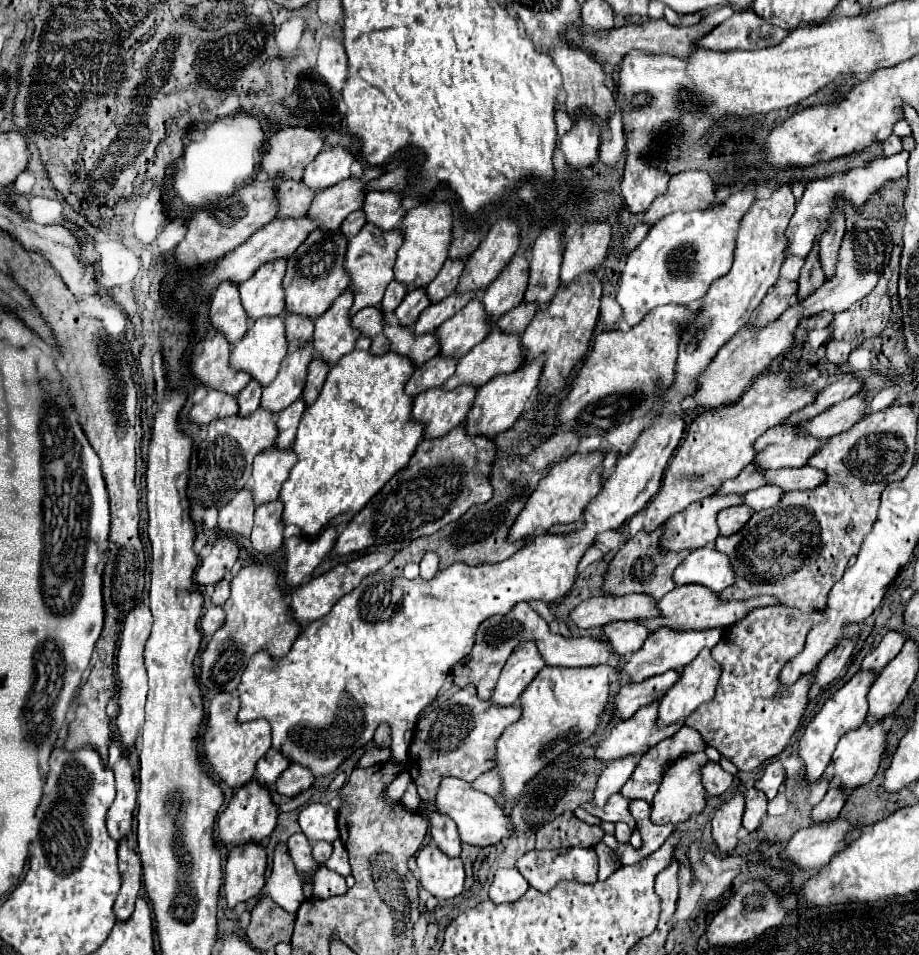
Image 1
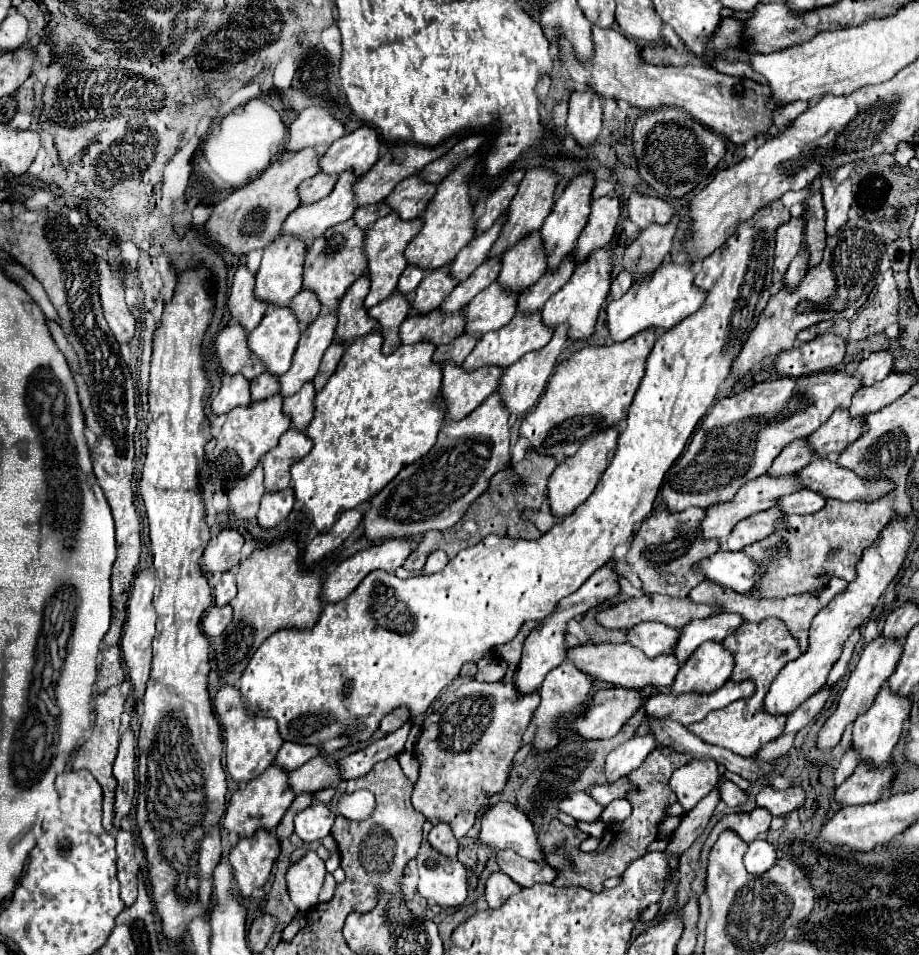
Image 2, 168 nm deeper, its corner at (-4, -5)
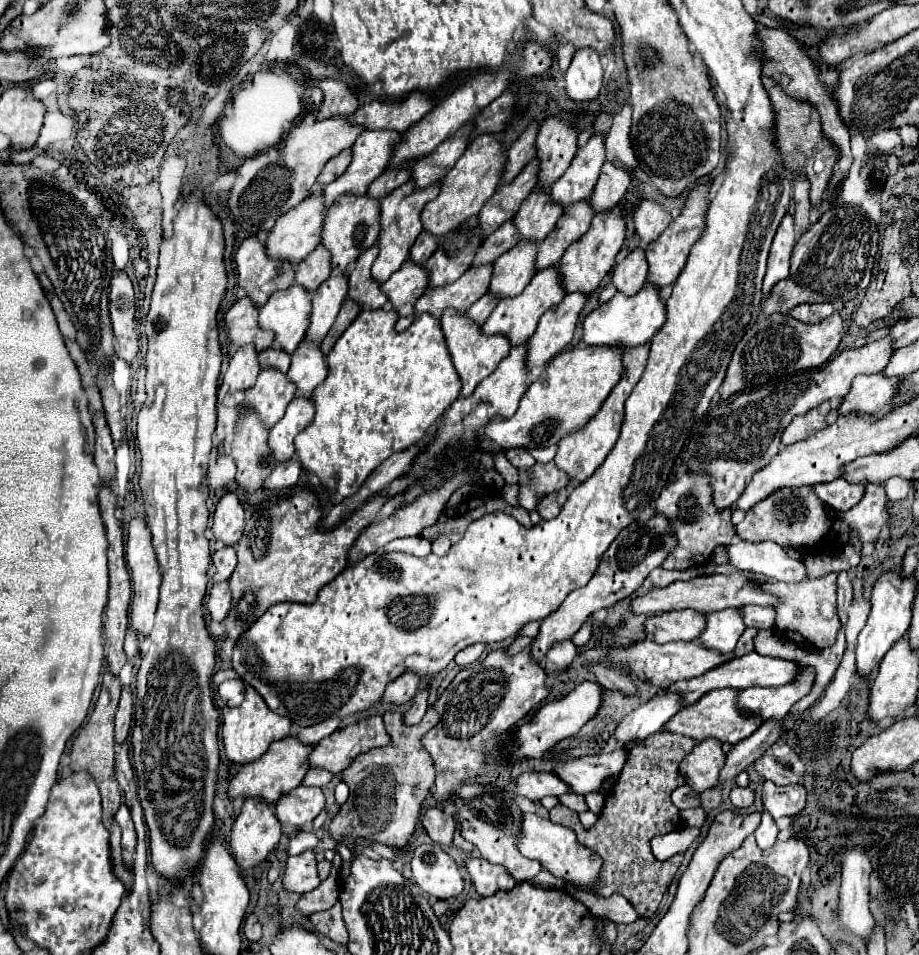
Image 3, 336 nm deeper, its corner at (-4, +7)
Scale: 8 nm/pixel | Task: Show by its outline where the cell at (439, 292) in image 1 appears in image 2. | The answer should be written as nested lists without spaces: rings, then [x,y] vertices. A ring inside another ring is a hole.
[[[507,211],[487,231],[473,237],[471,243],[459,251],[459,255],[453,261],[453,273],[451,273],[453,279],[465,281],[485,261],[485,255],[489,255],[489,247],[493,247],[493,243],[497,241],[497,235],[501,233],[505,219],[507,219]]]

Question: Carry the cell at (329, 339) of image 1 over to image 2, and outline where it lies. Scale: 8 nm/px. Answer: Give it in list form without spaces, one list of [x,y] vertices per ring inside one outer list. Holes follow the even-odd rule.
[[[361,275],[361,279],[357,279],[347,293],[343,295],[341,303],[339,303],[339,323],[337,323],[337,341],[349,343],[353,341],[353,337],[361,337],[373,331],[373,327],[377,327],[377,321],[371,319],[367,315],[367,309],[363,309],[363,299],[369,293],[369,277]]]

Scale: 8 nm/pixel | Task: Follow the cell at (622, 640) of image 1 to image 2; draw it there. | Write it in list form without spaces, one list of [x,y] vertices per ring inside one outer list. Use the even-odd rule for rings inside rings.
[[[641,623],[629,629],[627,639],[647,657],[657,657],[673,651],[673,647],[677,645],[677,635],[681,635],[681,629],[669,627],[665,623]]]

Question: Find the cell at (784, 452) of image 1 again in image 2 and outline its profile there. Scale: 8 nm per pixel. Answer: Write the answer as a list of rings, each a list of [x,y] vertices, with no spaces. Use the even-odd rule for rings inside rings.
[[[849,409],[835,411],[813,435],[809,435],[809,443],[817,457],[829,457],[841,453],[847,445],[851,445],[857,437],[861,437],[865,427],[865,417],[851,417]]]

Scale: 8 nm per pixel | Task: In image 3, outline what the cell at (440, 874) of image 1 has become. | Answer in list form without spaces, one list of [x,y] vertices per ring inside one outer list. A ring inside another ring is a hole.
[[[437,843],[419,845],[413,851],[411,869],[421,891],[435,899],[451,899],[463,891],[463,877],[457,863]]]

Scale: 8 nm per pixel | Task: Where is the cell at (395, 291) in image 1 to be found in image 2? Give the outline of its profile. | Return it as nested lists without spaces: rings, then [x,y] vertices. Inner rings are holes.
[[[407,265],[401,279],[399,279],[399,285],[397,285],[397,291],[403,293],[403,295],[411,295],[415,291],[415,287],[421,283],[423,279],[423,269],[417,267],[417,265]]]

